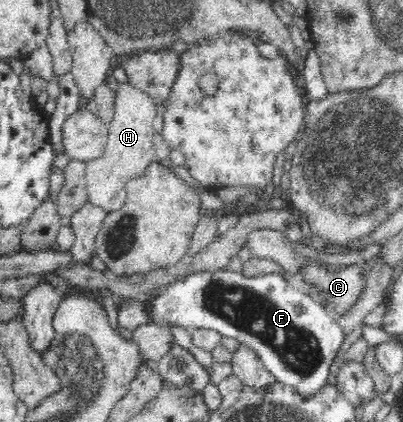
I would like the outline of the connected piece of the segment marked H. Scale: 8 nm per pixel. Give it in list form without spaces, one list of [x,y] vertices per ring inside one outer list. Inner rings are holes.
[[[118,83],[114,91],[114,114],[107,123],[107,143],[102,156],[85,162],[85,181],[87,200],[101,206],[105,211],[114,210],[122,206],[127,196],[127,182],[134,177],[144,175],[150,161],[155,159],[155,149],[152,144],[154,138],[154,118],[156,118],[158,104],[143,90],[132,86],[130,83]]]

